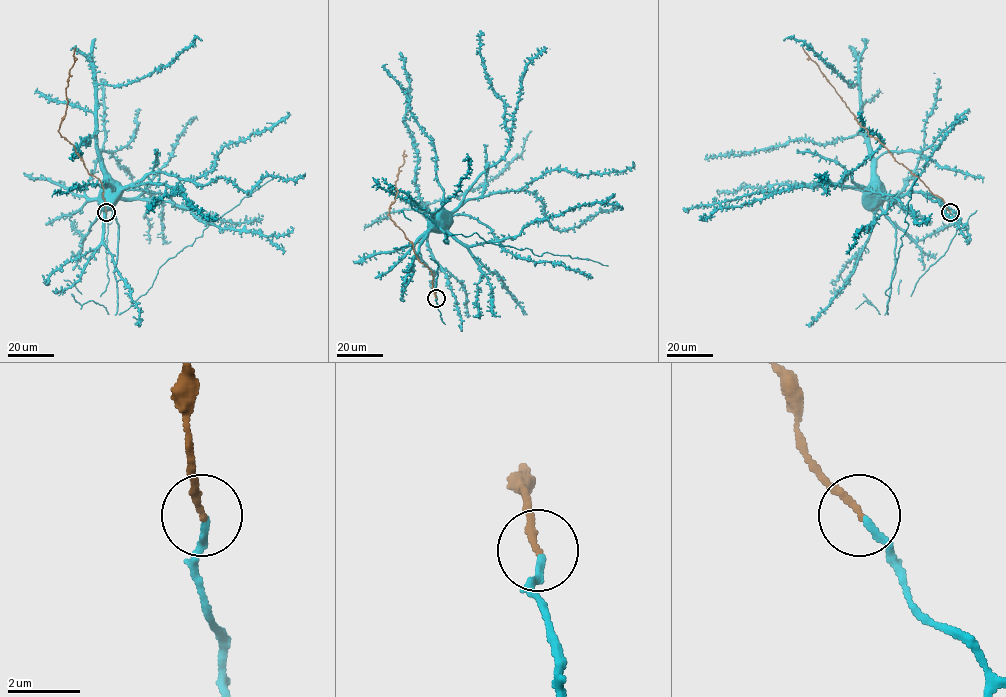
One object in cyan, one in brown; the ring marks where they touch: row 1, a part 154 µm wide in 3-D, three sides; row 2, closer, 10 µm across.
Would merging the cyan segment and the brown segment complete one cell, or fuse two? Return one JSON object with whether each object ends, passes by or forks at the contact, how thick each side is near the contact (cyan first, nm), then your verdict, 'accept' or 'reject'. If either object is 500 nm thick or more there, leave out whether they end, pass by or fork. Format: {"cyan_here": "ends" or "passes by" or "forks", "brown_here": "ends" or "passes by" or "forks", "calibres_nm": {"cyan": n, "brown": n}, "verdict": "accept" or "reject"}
{"cyan_here": "ends", "brown_here": "ends", "calibres_nm": {"cyan": 200, "brown": 200}, "verdict": "accept"}

